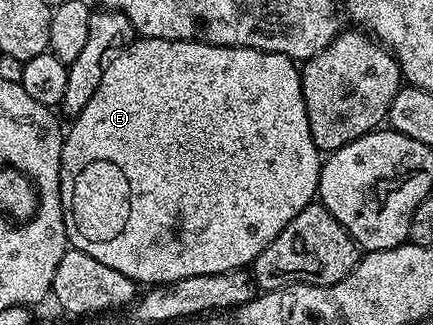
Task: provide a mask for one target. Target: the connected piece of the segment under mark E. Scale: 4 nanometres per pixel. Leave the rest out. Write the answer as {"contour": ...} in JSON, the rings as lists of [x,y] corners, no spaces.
{"contour":[[[139,37],[130,43],[112,64],[104,68],[104,80],[100,80],[100,88],[92,92],[92,100],[88,100],[88,105],[84,107],[84,112],[80,112],[77,118],[73,119],[74,126],[69,131],[65,131],[62,140],[62,171],[60,172],[60,192],[62,193],[63,220],[66,225],[66,236],[69,245],[75,250],[84,252],[92,256],[92,260],[100,260],[100,264],[108,264],[108,268],[116,268],[116,272],[124,272],[135,284],[157,284],[159,282],[175,282],[184,280],[188,276],[212,276],[213,274],[223,274],[229,270],[240,270],[249,267],[284,232],[284,228],[292,219],[300,213],[305,206],[311,205],[315,201],[318,193],[318,171],[320,169],[320,152],[312,140],[312,132],[308,128],[308,116],[304,108],[304,96],[302,95],[302,76],[295,59],[277,54],[276,52],[264,52],[263,50],[253,50],[243,46],[213,46],[207,42],[173,42],[163,38]]]}

